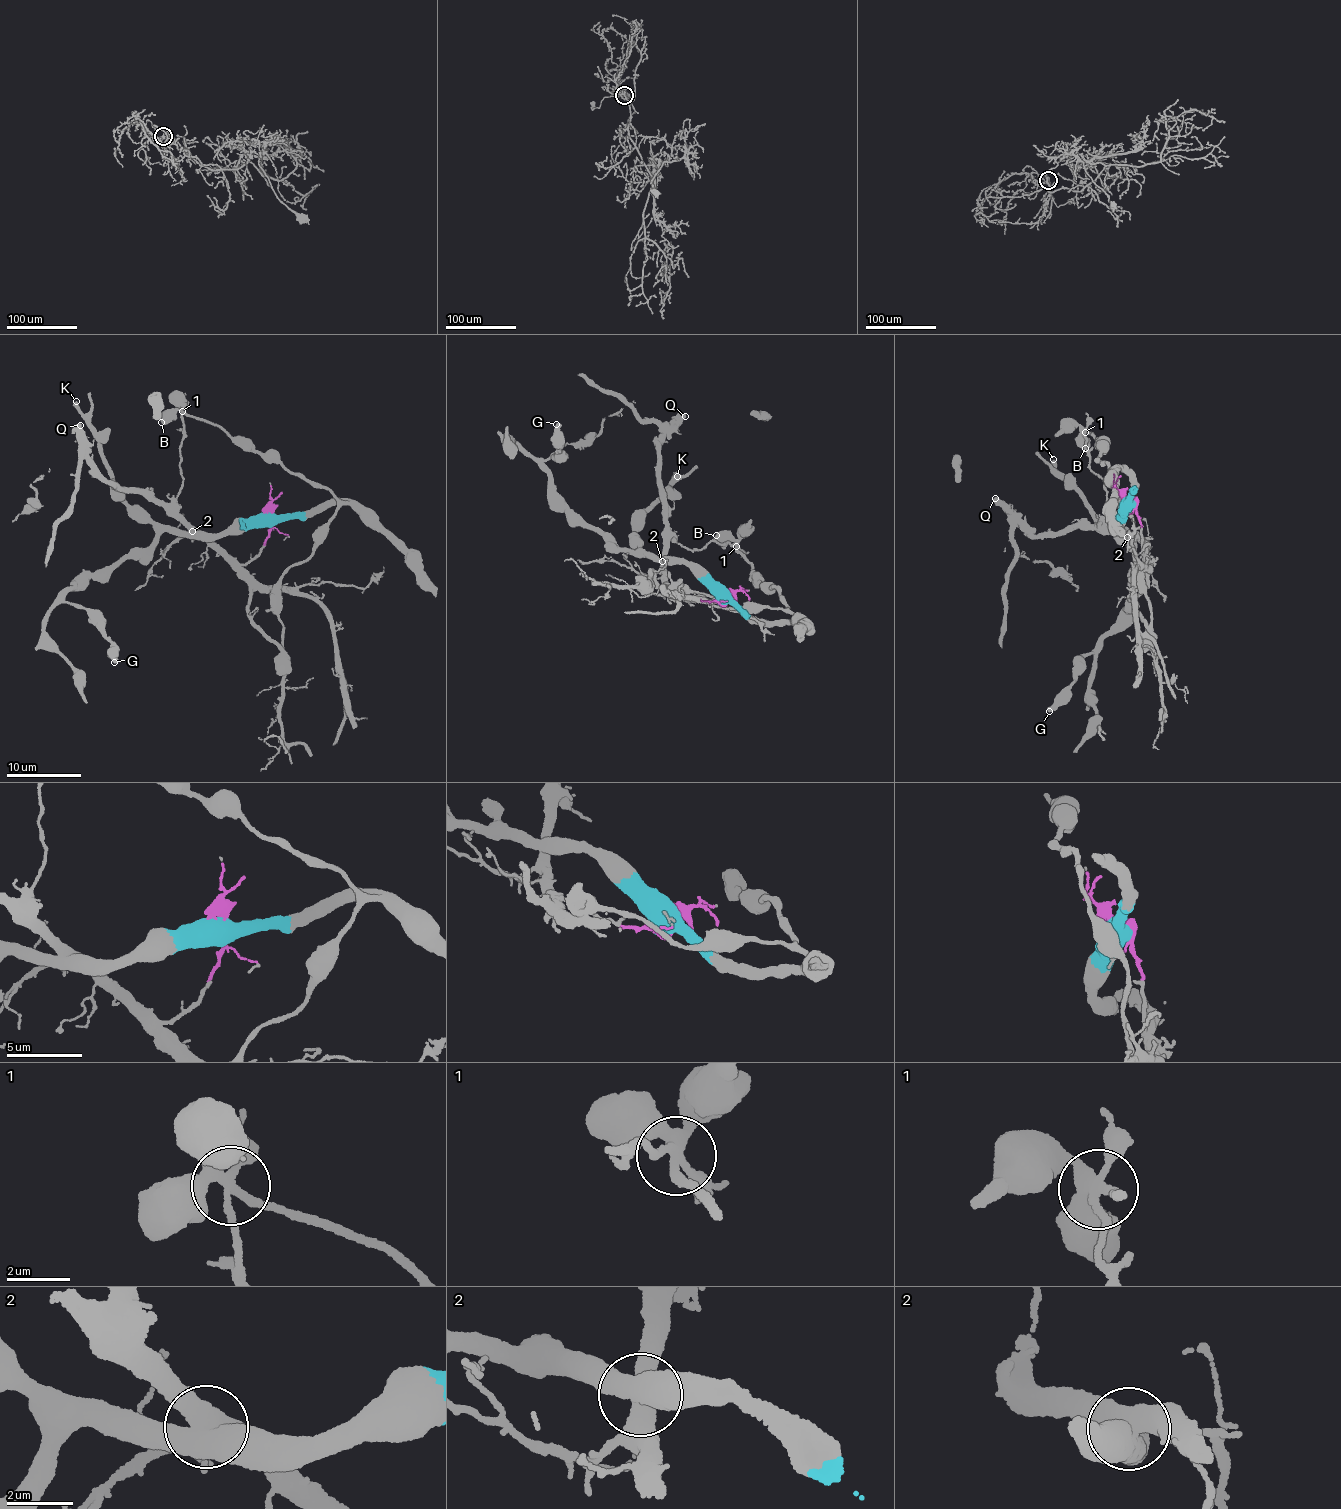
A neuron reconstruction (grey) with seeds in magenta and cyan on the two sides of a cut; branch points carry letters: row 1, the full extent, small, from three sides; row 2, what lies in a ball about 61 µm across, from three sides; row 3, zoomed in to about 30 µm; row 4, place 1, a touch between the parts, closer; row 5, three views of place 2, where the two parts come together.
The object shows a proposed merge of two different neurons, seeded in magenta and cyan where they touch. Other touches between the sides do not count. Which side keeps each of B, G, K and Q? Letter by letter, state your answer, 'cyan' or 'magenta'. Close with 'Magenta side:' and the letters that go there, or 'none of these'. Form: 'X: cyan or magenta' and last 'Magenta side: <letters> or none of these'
B: cyan
G: cyan
K: cyan
Q: magenta
Magenta side: Q

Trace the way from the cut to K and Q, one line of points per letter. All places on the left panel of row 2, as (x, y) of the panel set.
K: (271, 516), (252, 516), (220, 534), (192, 537), (169, 534), (126, 502), (112, 481), (105, 457), (76, 400)
Q: (271, 514), (264, 548), (239, 565), (168, 510), (109, 482), (89, 456), (80, 424)

